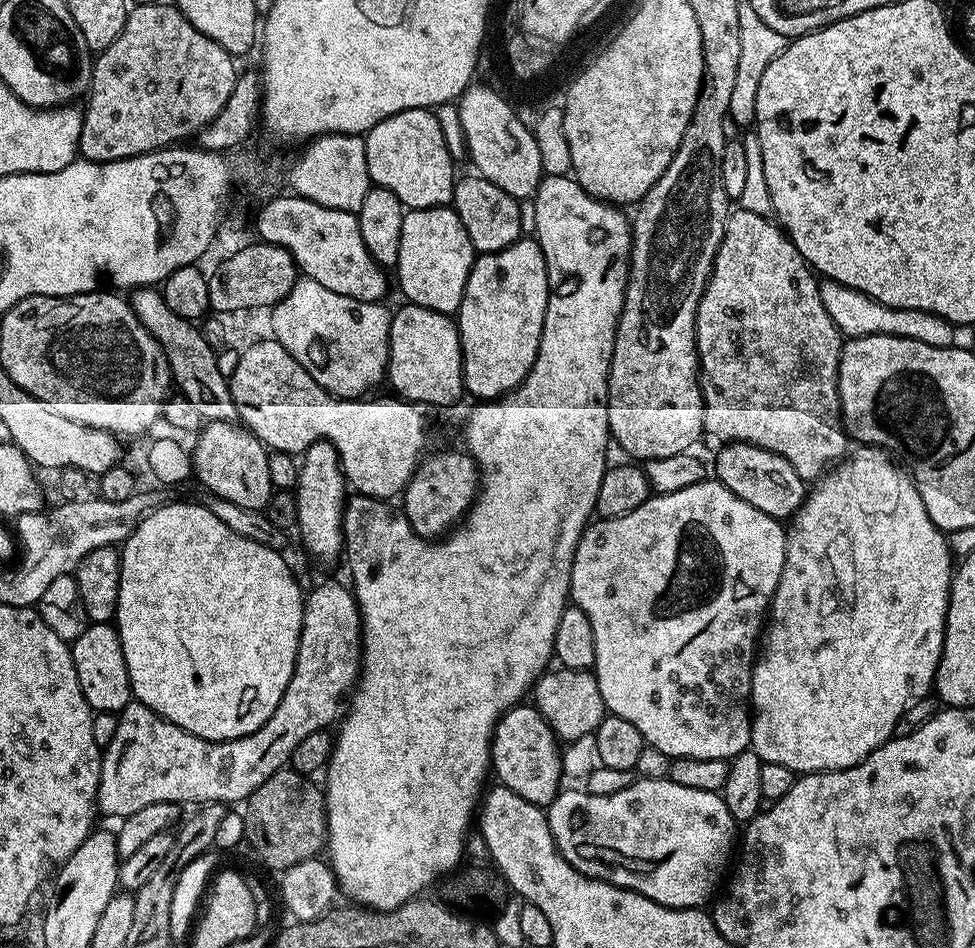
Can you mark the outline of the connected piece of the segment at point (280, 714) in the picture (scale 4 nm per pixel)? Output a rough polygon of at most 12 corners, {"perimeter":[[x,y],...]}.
{"perimeter":[[351,587],[304,598],[290,686],[258,730],[203,740],[133,702],[96,807],[231,806],[337,723],[360,674]]}

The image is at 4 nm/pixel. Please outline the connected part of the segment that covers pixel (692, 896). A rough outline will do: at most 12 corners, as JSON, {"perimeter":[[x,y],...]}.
{"perimeter":[[669,779],[562,790],[574,870],[667,908],[725,879],[723,795]]}

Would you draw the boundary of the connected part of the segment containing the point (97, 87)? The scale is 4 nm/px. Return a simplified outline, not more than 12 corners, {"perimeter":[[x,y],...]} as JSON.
{"perimeter":[[175,3],[95,57],[79,155],[188,142],[237,61]]}

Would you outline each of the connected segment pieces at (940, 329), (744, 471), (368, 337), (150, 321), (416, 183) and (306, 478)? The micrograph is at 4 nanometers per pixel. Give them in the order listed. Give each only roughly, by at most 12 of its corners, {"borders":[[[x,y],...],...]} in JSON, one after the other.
{"borders":[[[821,279],[841,337],[901,336],[950,348],[957,329],[922,310],[891,308]],[[728,442],[715,479],[781,522],[805,481],[778,454]],[[307,278],[278,343],[333,396],[385,379],[392,312]],[[135,289],[138,322],[162,346],[179,395],[205,422],[235,421],[217,349],[163,291]],[[435,111],[364,136],[369,181],[405,209],[452,204],[457,173]],[[337,450],[304,453],[297,533],[320,562],[343,551],[346,481]]]}

